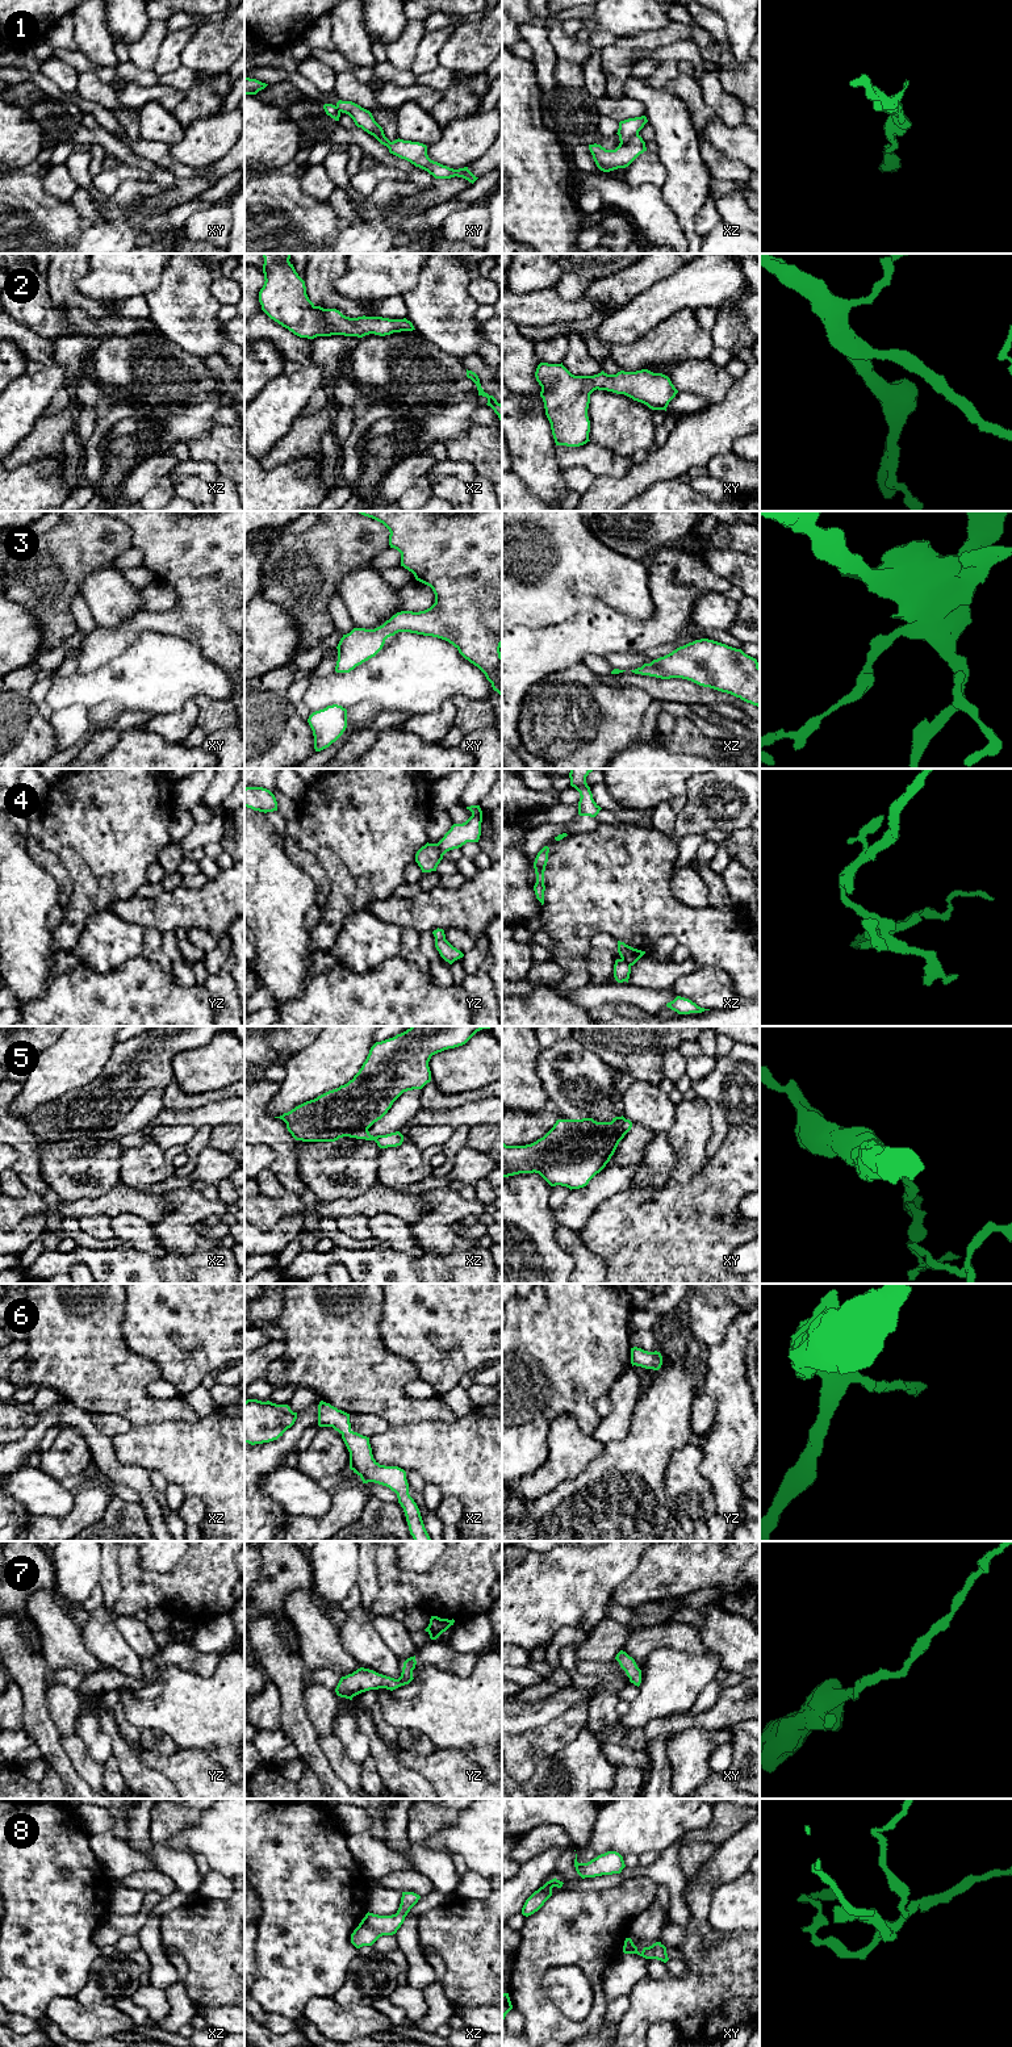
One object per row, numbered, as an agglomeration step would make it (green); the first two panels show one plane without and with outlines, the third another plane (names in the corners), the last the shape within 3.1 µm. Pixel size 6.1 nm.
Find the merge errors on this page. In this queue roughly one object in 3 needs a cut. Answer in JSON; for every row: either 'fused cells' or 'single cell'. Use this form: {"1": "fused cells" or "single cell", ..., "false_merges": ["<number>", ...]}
{"1": "fused cells", "2": "single cell", "3": "single cell", "4": "fused cells", "5": "fused cells", "6": "single cell", "7": "single cell", "8": "single cell", "false_merges": ["1", "4", "5"]}

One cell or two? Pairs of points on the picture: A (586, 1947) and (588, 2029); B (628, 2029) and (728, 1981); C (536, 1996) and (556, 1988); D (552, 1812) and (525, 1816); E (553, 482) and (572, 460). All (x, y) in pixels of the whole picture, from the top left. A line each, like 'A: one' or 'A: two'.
A: one
B: one
C: two
D: one
E: two

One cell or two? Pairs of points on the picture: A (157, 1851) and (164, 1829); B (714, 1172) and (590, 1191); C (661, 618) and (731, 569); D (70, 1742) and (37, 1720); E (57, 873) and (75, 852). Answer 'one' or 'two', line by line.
A: two
B: two
C: two
D: two
E: two

